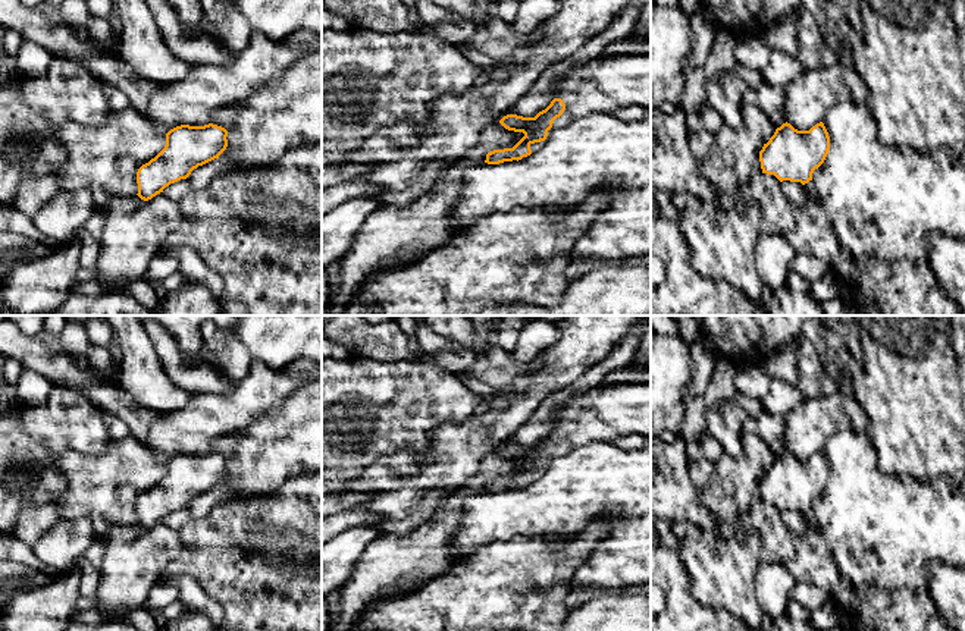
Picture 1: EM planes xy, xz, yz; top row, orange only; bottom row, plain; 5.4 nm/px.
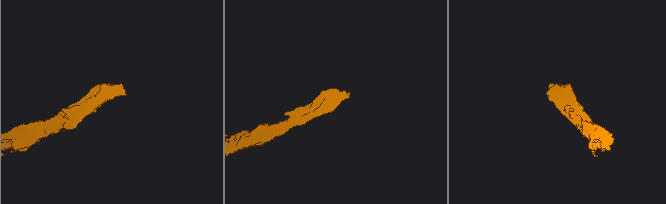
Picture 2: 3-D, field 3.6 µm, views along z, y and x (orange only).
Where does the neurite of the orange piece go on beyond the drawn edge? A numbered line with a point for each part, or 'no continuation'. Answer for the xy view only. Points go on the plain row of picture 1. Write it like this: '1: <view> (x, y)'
1: xy (223, 445)

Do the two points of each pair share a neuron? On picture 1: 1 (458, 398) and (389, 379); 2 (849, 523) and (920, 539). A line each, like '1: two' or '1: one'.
1: one
2: one

